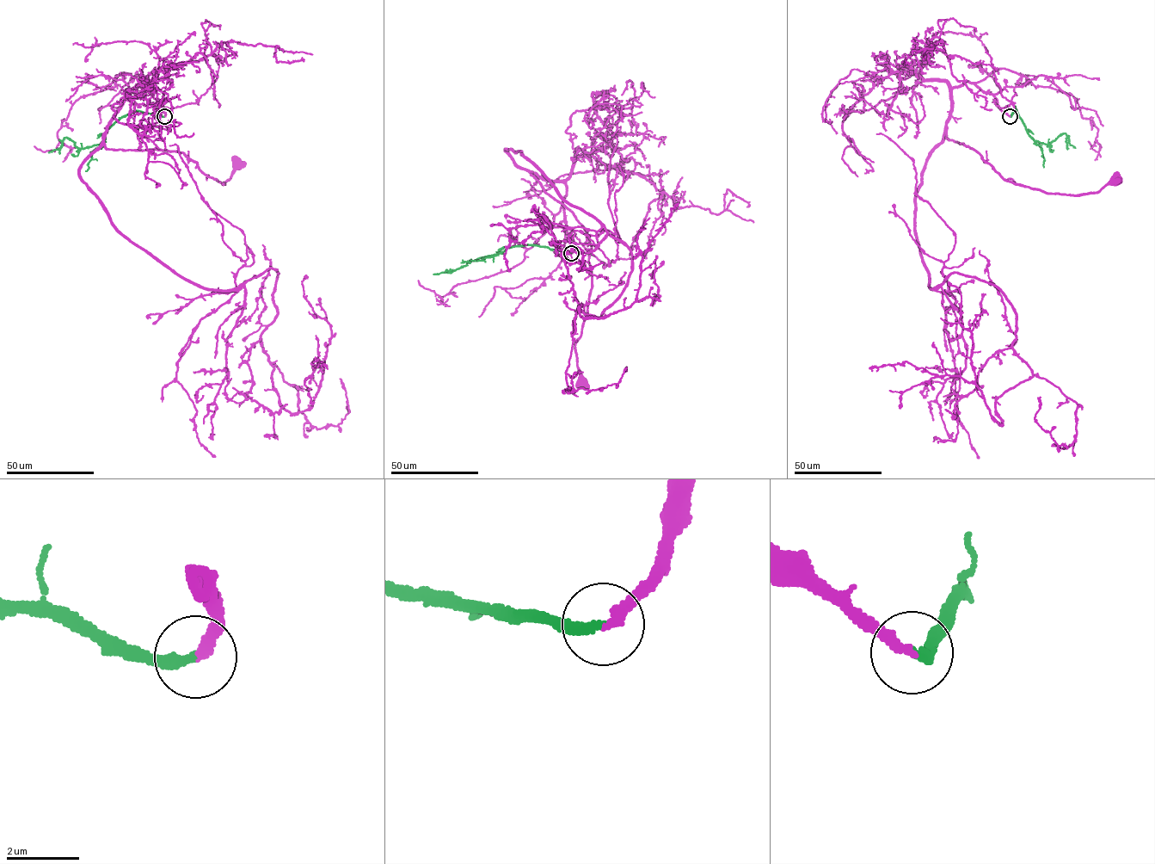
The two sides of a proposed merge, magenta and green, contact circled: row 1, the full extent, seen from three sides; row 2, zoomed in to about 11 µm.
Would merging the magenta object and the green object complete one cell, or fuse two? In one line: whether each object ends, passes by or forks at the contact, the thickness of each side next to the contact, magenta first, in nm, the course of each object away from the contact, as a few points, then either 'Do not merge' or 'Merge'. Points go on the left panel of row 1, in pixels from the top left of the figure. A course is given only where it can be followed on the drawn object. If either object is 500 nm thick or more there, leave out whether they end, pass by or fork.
At the ring magenta ends. At the ring green ends. Thickness 280 nm (magenta) against 280 nm. Course of magenta: (164, 116), (129, 89), (107, 127), (104, 145), (181, 151), (223, 184), (237, 163). Course of green: (164, 116), (134, 111), (115, 121), (99, 144), (79, 148), (64, 137), (60, 147), (48, 152). Merge

